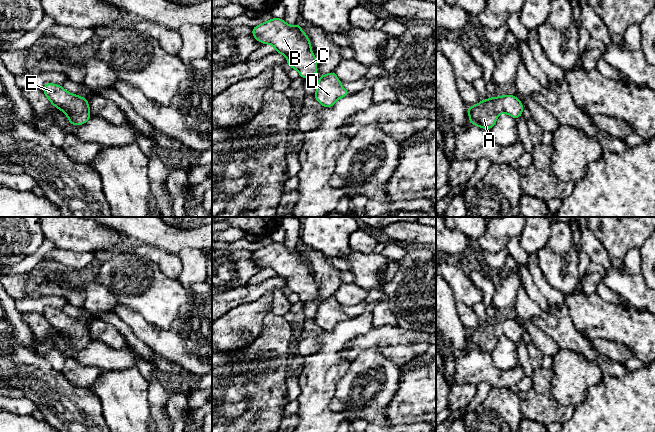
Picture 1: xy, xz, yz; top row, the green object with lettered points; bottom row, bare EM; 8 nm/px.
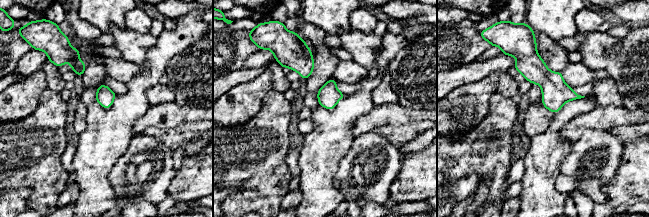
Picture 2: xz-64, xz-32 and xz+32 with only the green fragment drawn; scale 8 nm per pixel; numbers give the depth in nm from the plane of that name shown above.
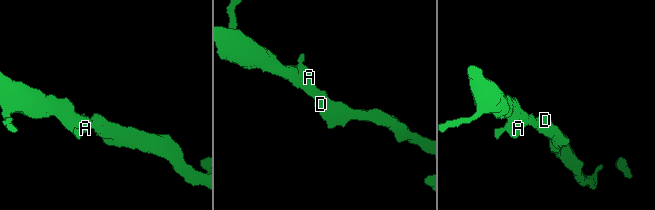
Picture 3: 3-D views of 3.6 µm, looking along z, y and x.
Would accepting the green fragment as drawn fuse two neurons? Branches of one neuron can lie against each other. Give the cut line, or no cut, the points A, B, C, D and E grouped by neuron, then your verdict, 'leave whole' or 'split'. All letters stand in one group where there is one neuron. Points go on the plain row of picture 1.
cut none; groups A B C D E; leave whole

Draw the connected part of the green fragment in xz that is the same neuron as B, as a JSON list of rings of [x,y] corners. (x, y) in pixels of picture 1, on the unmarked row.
[[[272,242],[253,251],[252,259],[262,268],[273,269],[277,277],[286,280],[287,288],[296,293],[303,303],[317,298],[317,284],[309,261],[298,247],[290,250],[284,243]]]

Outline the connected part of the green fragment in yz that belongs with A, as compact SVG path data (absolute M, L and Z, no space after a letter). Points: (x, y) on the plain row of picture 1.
M503 319L482 324L475 330L468 330L468 339L471 349L483 353L491 353L500 337L506 337L514 343L523 336L523 328L514 319Z

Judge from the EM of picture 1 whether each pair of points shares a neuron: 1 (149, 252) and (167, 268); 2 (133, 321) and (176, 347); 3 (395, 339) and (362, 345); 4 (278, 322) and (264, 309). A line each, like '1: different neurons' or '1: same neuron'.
1: same neuron
2: same neuron
3: same neuron
4: different neurons

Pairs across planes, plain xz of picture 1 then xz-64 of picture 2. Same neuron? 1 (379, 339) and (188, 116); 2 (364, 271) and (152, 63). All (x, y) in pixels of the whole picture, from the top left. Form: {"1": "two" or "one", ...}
{"1": "one", "2": "two"}

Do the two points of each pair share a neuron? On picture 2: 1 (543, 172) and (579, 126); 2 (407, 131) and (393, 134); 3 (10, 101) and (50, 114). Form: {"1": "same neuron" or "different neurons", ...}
{"1": "different neurons", "2": "same neuron", "3": "different neurons"}

